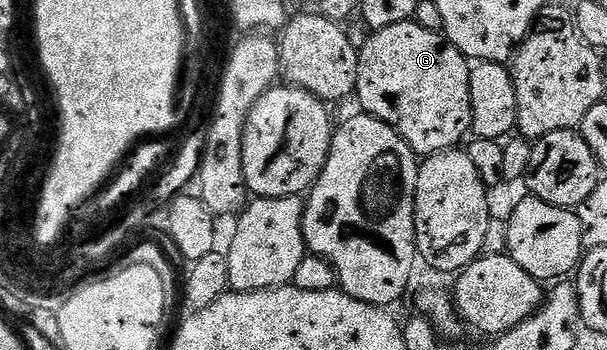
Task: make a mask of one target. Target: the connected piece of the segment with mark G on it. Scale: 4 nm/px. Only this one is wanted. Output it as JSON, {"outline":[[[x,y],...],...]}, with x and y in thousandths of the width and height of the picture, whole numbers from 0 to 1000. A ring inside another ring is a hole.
{"outline":[[[682,54],[654,63],[647,74],[634,74],[633,80],[613,89],[610,100],[611,106],[608,106],[600,126],[595,126],[591,137],[591,186],[588,189],[585,257],[588,266],[588,289],[591,286],[593,303],[598,306],[593,311],[606,331],[619,331],[624,343],[631,343],[684,431],[684,443],[692,451],[718,446],[722,434],[735,434],[748,426],[751,417],[761,414],[764,409],[763,386],[771,386],[771,380],[776,377],[776,269],[773,263],[773,234],[776,231],[778,186],[773,180],[769,163],[761,160],[758,149],[743,129],[741,114],[713,86],[700,86],[700,74],[685,69]]]}

